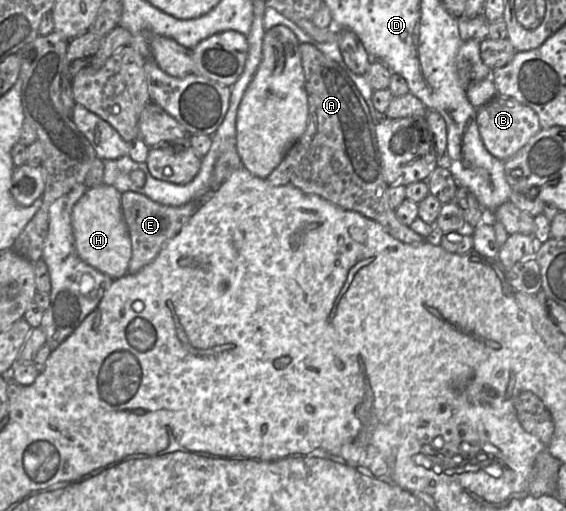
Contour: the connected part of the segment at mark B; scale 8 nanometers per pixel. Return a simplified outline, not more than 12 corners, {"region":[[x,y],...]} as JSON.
{"region":[[499,95],[477,109],[485,148],[501,161],[542,129],[534,110]]}

